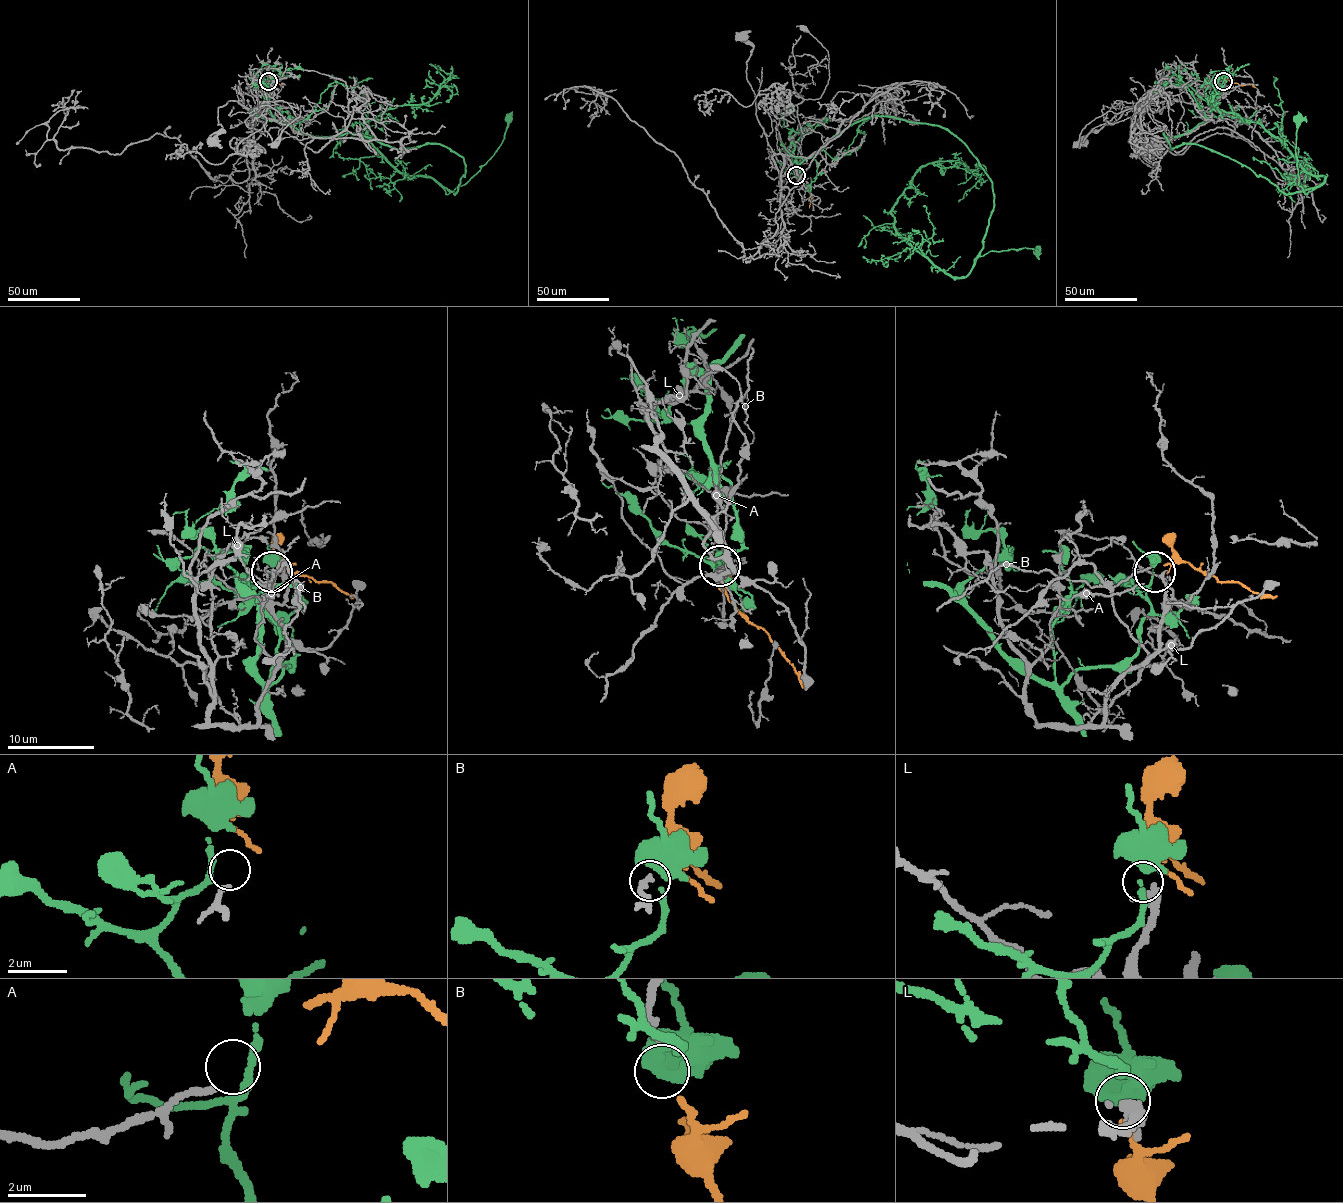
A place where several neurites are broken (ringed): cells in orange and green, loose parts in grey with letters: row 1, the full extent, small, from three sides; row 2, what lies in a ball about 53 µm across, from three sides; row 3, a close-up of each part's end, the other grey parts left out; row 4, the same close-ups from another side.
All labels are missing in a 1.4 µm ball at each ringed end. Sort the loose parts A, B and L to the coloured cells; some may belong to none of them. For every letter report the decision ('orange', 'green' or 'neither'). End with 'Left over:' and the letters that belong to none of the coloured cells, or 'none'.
A: neither
B: orange
L: neither
Left over: A, L

